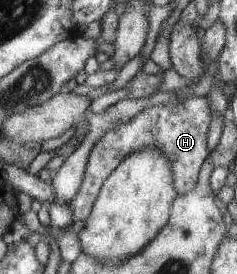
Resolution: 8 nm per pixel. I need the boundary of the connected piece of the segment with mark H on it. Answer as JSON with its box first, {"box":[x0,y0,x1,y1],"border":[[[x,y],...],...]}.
{"box":[69,97,211,224],"border":[[[194,97],[180,104],[156,105],[148,107],[137,114],[127,125],[120,125],[108,131],[94,145],[89,154],[85,177],[78,194],[69,202],[73,211],[74,224],[78,220],[88,218],[97,194],[110,173],[134,151],[141,151],[146,147],[160,147],[170,159],[174,186],[179,195],[188,194],[198,182],[201,166],[209,157],[207,132],[211,123],[211,108],[206,97]]]}

